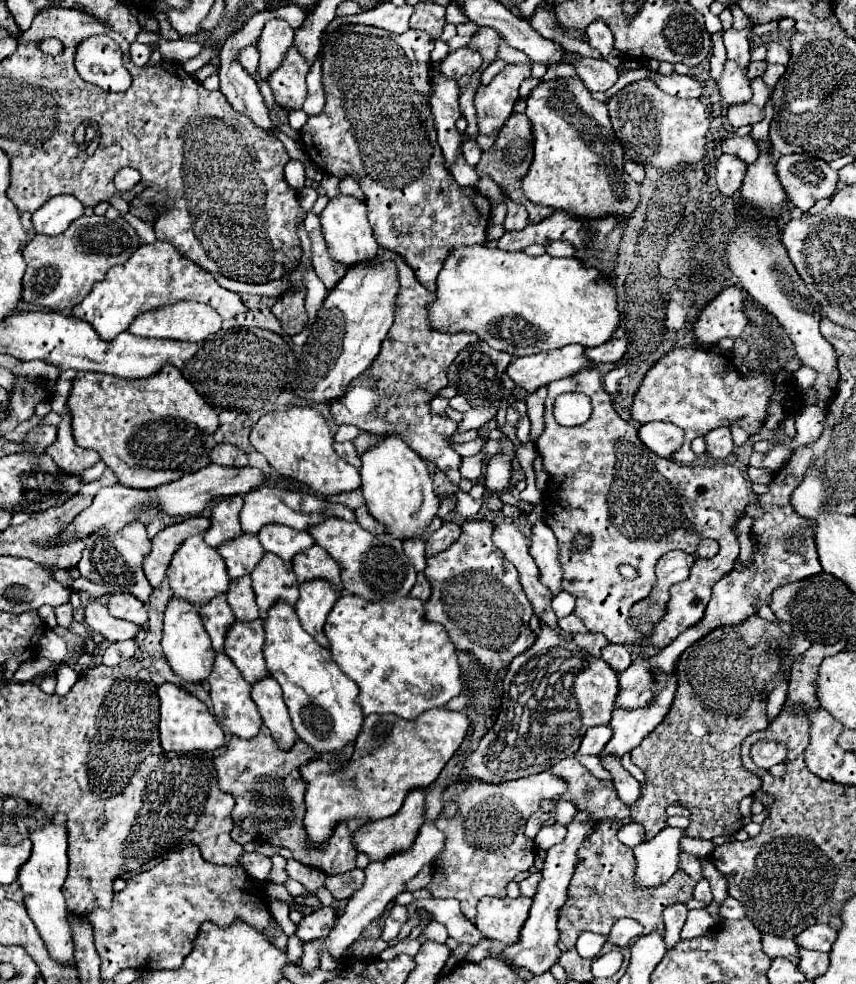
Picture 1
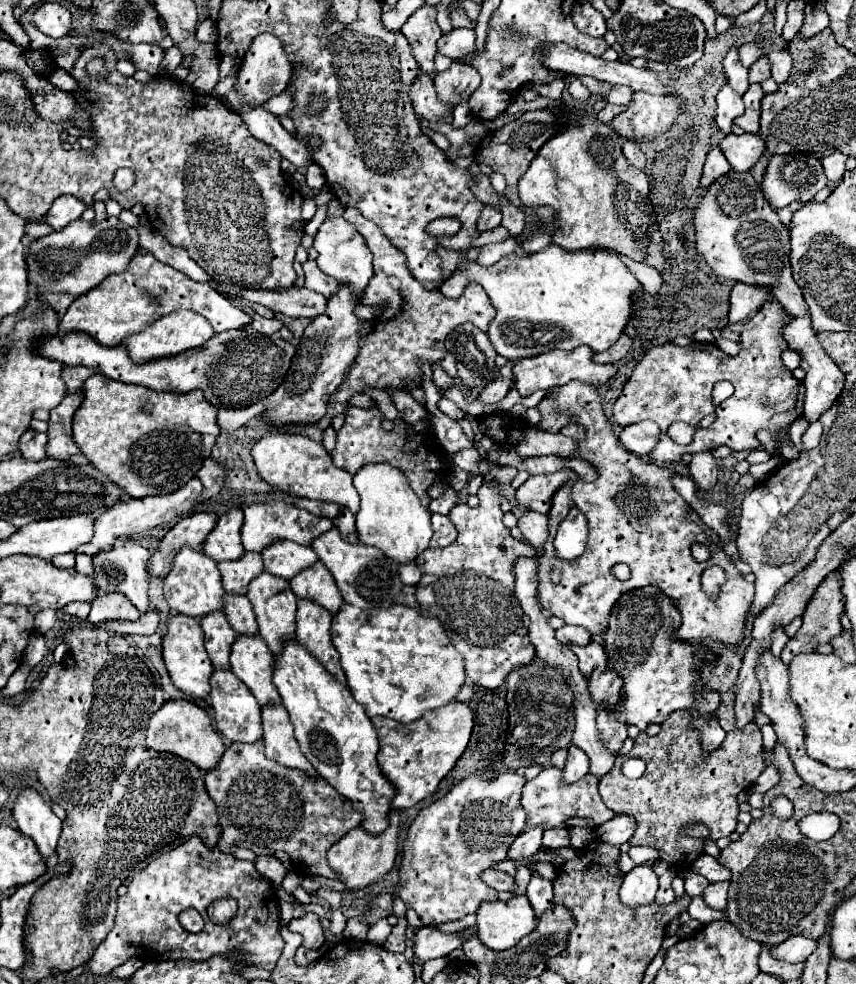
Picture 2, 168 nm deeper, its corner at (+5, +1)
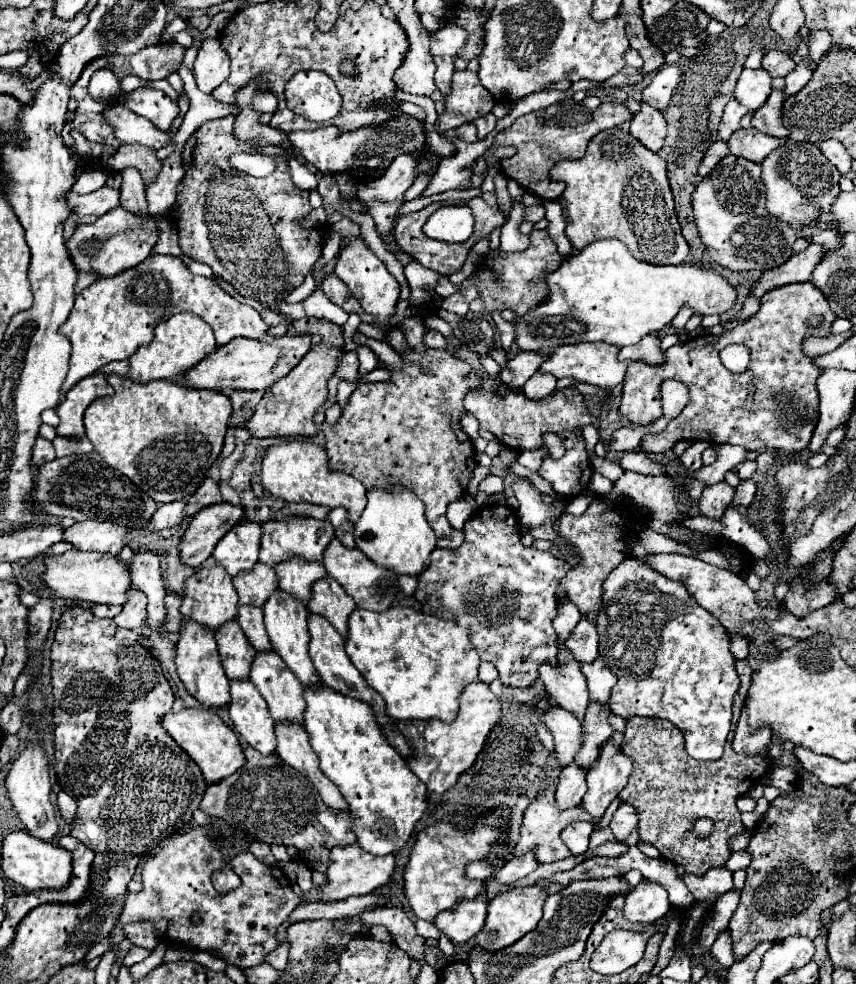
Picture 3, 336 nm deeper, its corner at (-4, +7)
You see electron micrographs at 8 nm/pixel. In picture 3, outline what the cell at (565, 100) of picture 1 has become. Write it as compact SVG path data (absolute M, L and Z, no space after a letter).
M622 128L598 132L582 158L556 162L550 170L550 180L566 182L562 204L568 216L566 236L574 250L594 240L618 238L642 262L684 264L688 244L676 220L666 162L634 140L630 132Z

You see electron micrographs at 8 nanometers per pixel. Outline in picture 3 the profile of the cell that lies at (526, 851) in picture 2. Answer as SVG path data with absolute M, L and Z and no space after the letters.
M528 850L528 852L524 852L522 856L514 854L514 856L496 872L494 878L496 878L498 882L502 882L502 884L512 884L512 882L516 882L518 878L528 876L536 866L538 866L536 854L534 854L534 850Z

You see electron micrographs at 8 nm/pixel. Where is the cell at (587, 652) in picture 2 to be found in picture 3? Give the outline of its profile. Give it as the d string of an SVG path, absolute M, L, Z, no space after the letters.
M598 656L594 662L588 664L580 664L582 666L582 674L588 680L588 688L590 688L590 702L600 702L604 704L610 698L610 690L616 684L616 676L606 668L606 664L602 662L602 658Z

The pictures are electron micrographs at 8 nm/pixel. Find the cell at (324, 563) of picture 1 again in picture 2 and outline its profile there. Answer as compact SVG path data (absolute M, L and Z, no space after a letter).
M321 562L299 572L291 580L291 590L297 598L317 602L331 614L335 614L343 604L343 598L335 586L335 580L331 578L329 570Z

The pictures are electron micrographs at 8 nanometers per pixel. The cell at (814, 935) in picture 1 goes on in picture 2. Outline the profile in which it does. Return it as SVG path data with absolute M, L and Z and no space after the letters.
M793 936L787 938L785 942L777 944L771 954L775 960L783 960L783 962L805 962L809 958L809 954L815 950L817 942L805 936Z

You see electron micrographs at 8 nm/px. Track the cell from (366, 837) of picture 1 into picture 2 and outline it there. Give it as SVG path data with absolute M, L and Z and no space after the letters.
M393 812L391 826L383 834L371 836L361 826L357 826L355 830L345 834L339 842L335 842L329 848L327 862L329 862L331 870L335 870L335 874L339 878L343 878L343 884L347 890L353 890L353 892L363 890L369 884L379 882L393 868L395 856L397 856L397 834L399 834L399 812Z

